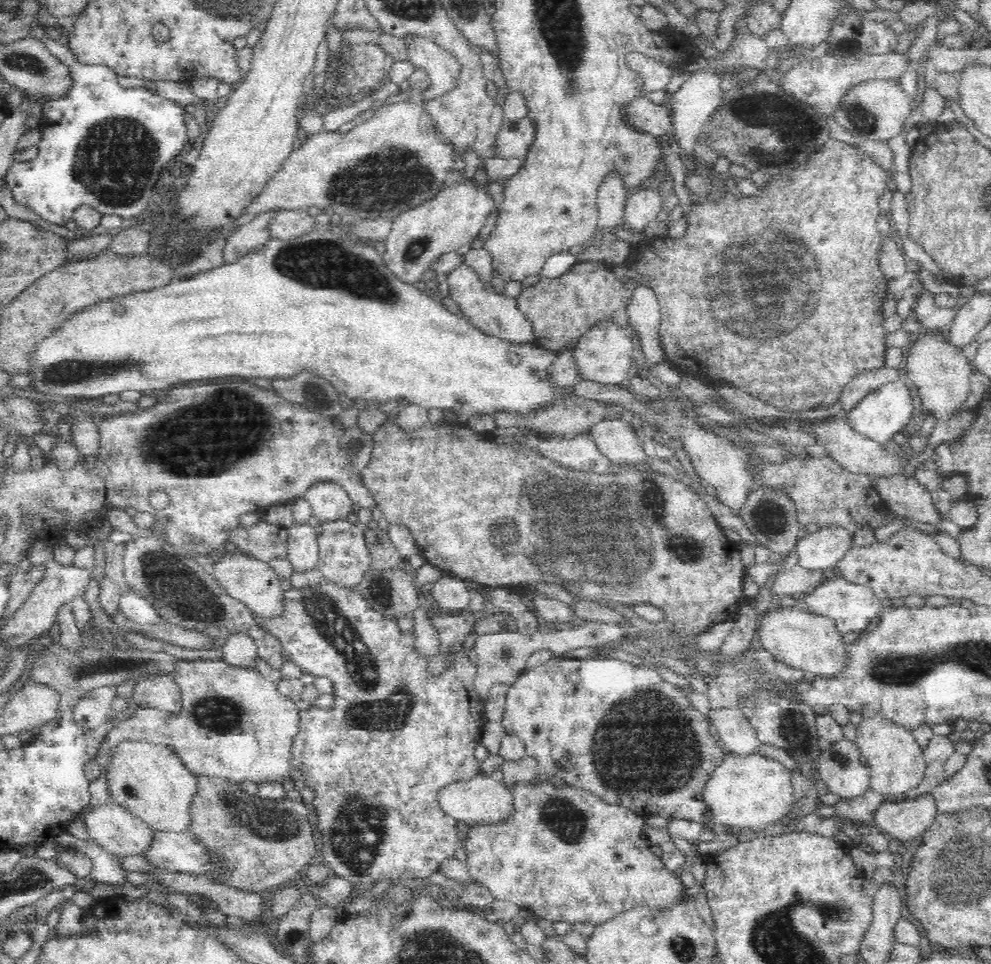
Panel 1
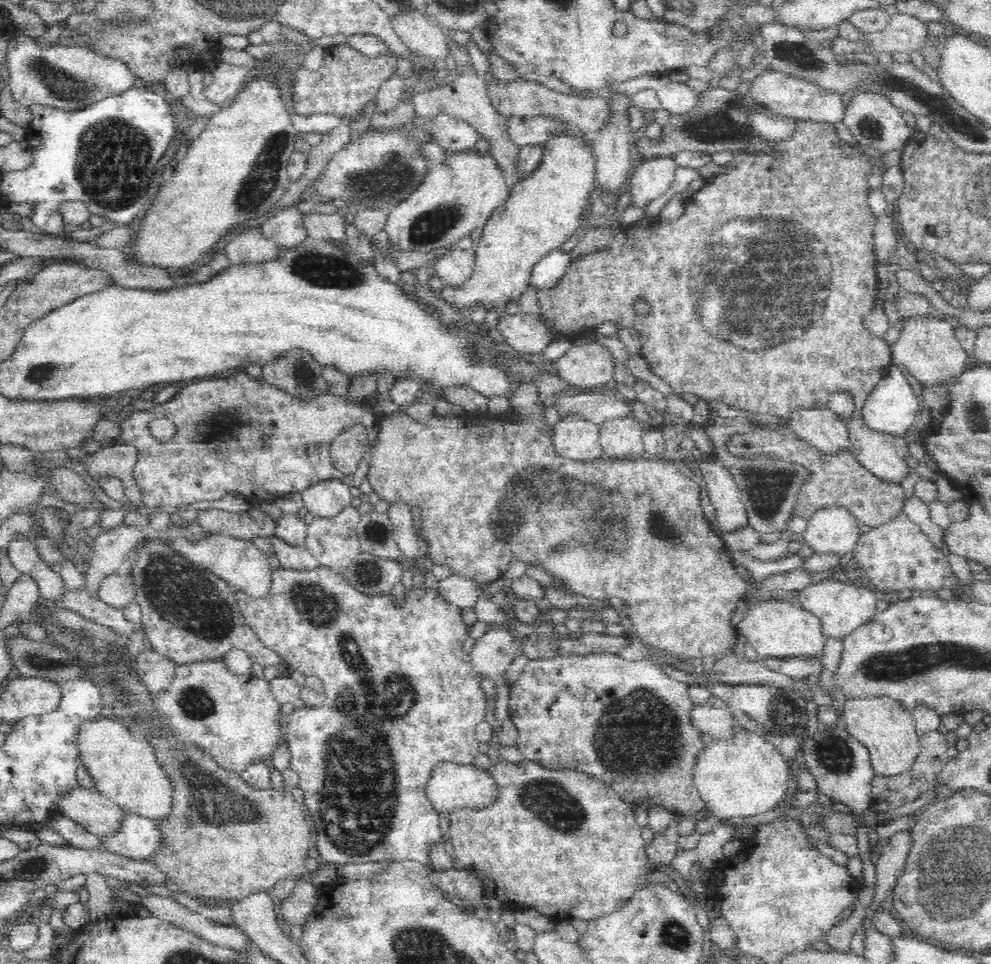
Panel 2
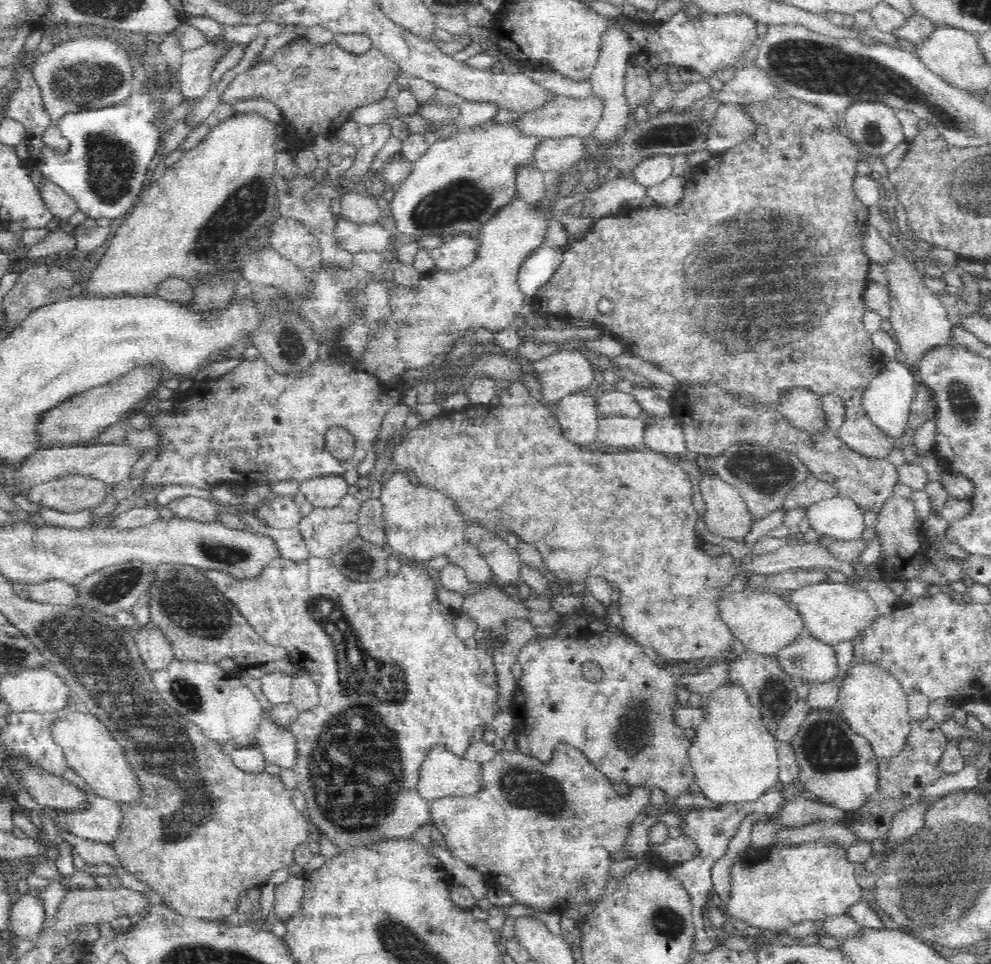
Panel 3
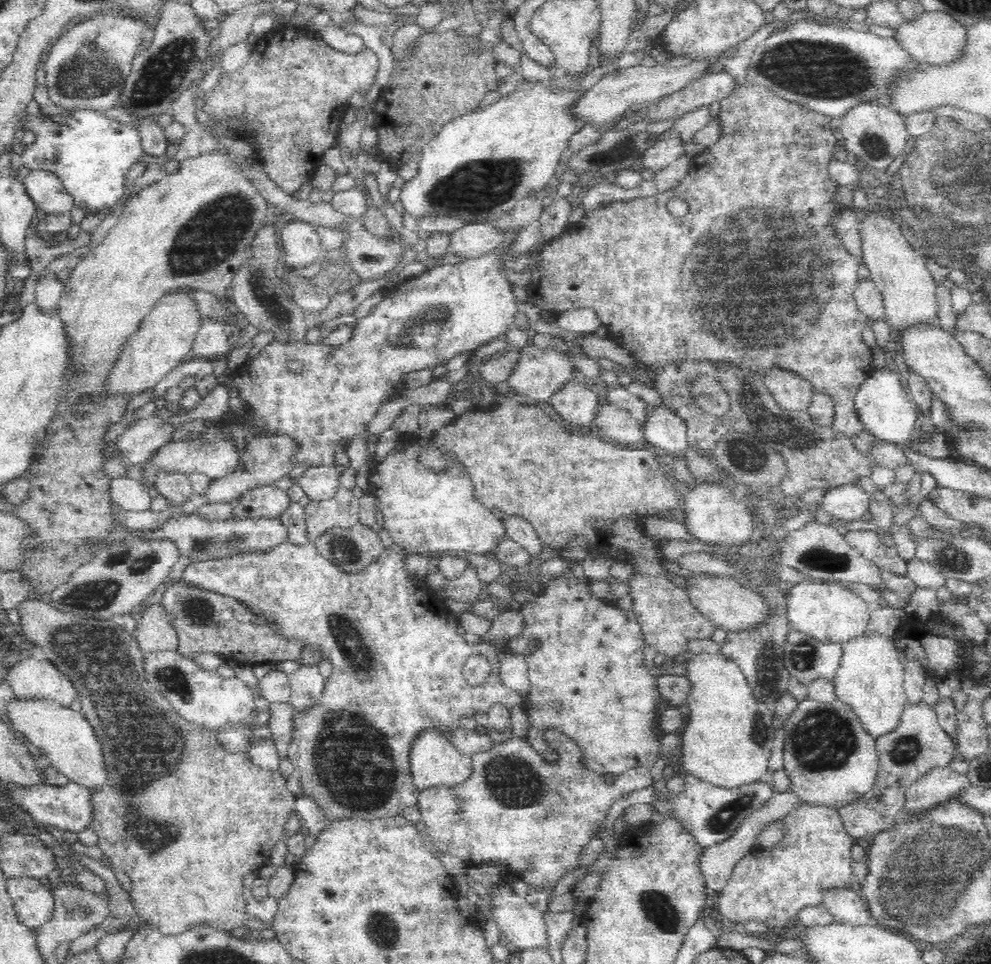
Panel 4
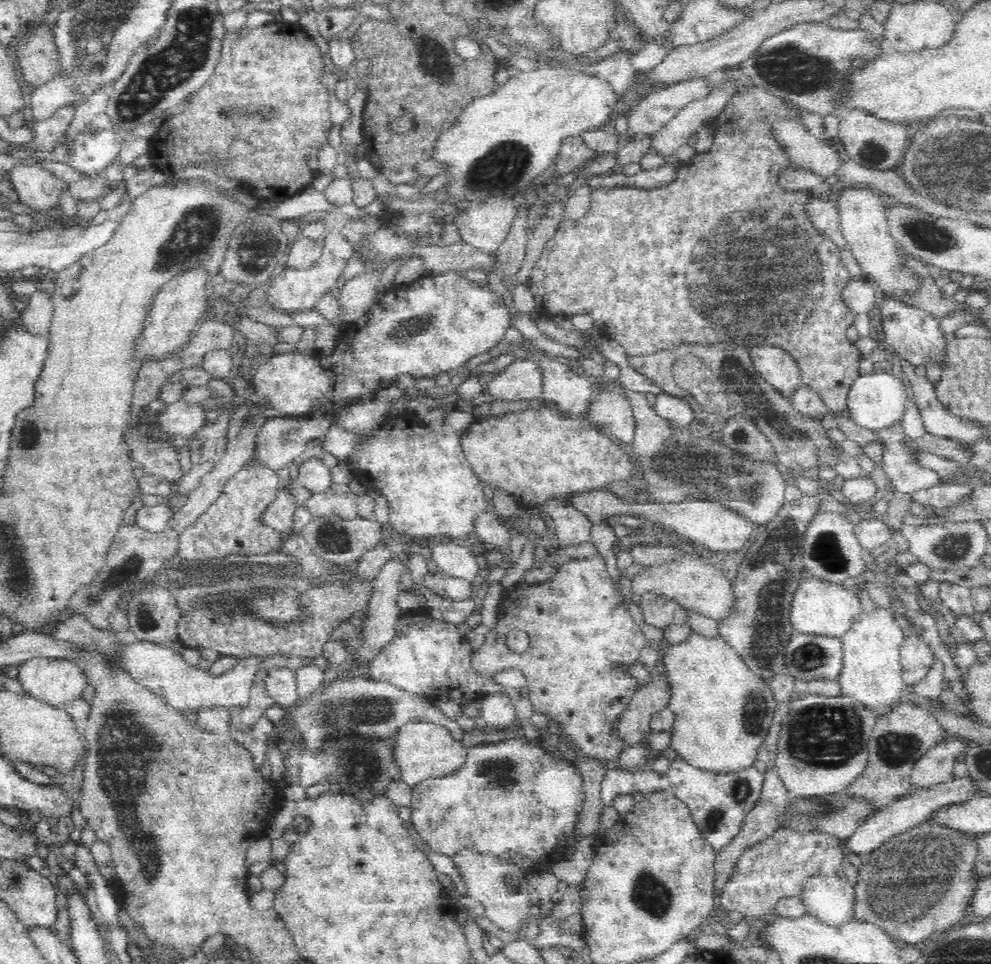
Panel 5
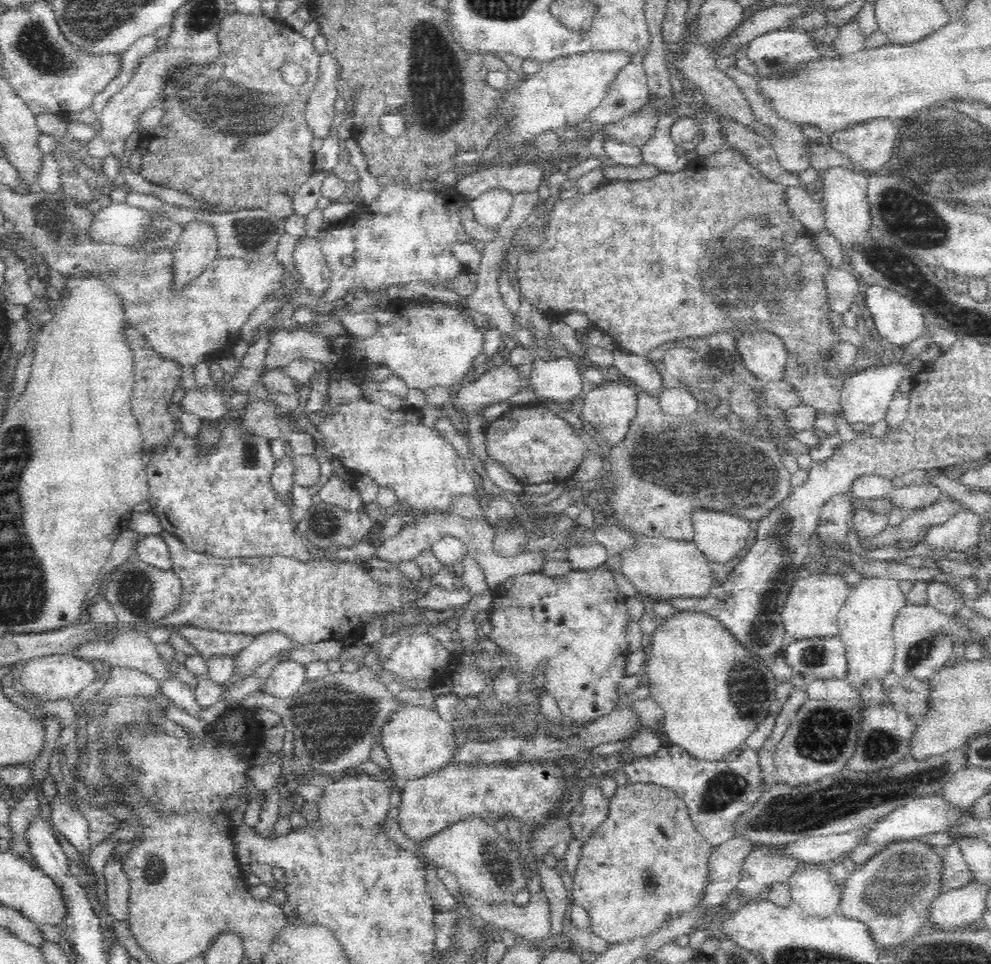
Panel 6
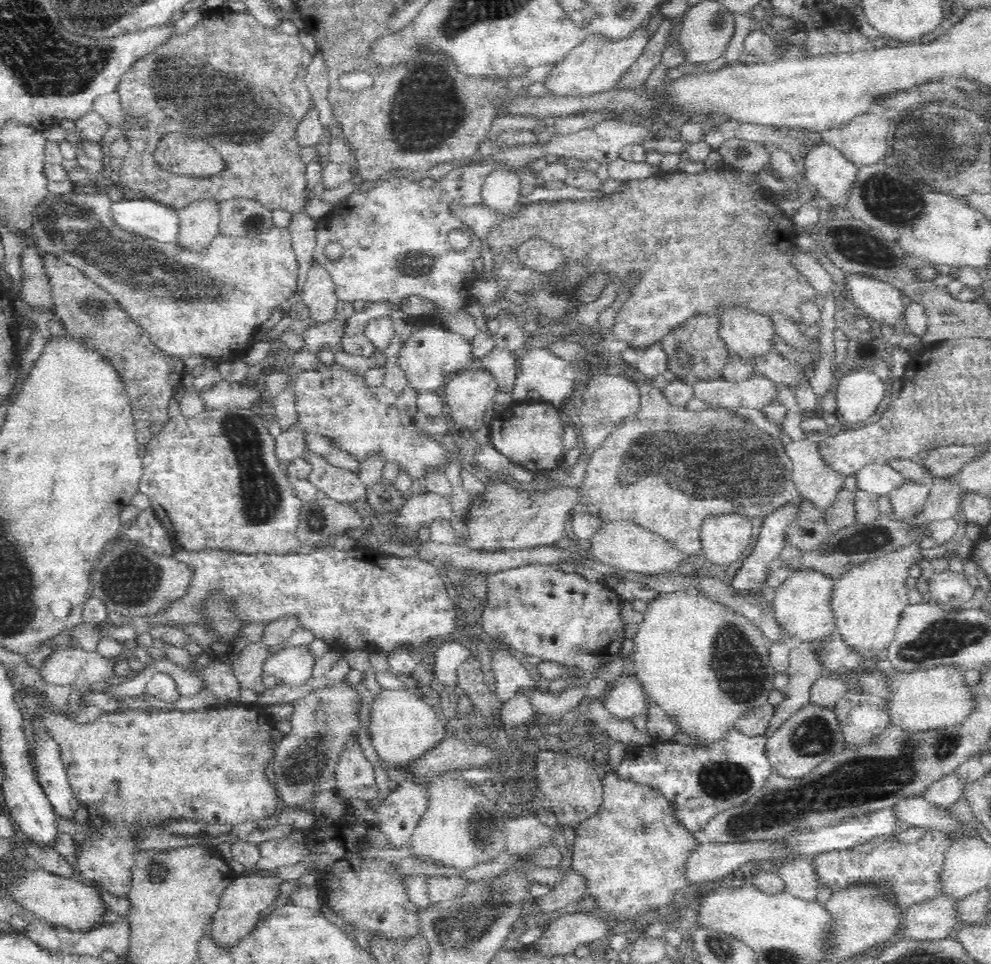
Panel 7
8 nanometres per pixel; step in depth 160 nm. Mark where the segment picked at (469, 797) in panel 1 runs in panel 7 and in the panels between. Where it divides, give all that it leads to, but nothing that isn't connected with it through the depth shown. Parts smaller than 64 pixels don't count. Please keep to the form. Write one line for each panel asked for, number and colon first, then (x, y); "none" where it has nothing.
2: (451, 785)
3: (443, 773)
4: (433, 759)
5: (422, 750)
6: (418, 742)
7: (402, 727)

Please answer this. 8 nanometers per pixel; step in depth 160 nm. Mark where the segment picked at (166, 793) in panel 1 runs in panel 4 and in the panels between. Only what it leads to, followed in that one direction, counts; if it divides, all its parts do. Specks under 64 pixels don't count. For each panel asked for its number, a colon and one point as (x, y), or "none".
2: (123, 769)
3: (87, 747)
4: (67, 741)

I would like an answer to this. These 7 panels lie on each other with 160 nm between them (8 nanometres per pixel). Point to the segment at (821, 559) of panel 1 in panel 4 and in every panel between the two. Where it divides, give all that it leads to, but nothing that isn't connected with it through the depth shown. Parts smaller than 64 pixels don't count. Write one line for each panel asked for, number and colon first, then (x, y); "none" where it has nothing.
2: (834, 530)
3: (839, 518)
4: (847, 503)

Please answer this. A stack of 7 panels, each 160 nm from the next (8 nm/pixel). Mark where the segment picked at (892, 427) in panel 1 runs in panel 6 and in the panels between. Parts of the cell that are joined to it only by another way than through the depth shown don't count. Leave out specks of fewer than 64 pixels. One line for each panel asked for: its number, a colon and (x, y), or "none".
2: (891, 407)
3: (886, 401)
4: (884, 408)
5: (875, 400)
6: (865, 395)

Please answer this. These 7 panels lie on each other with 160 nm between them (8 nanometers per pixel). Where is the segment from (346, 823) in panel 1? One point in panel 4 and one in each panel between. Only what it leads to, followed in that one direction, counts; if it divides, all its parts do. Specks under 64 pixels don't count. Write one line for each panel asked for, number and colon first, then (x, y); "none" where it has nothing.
2: (363, 771)
3: (388, 648)
4: (398, 659)

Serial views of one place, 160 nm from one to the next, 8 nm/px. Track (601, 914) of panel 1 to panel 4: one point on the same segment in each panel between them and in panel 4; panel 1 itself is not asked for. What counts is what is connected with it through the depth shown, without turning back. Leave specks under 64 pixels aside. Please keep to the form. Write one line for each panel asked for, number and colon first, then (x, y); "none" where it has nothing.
2: (560, 841)
3: (546, 832)
4: (527, 814)

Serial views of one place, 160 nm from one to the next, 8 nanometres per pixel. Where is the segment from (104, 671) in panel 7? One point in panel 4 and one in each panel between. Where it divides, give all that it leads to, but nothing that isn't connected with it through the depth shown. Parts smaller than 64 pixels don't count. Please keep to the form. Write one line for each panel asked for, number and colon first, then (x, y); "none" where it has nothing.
4: (30, 678)
5: (56, 682)
6: (53, 677)

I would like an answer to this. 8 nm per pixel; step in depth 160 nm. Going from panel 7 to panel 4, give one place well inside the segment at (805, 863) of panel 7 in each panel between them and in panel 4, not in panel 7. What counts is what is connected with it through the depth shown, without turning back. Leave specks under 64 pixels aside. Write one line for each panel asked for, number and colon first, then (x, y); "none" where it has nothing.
4: (845, 905)
5: (829, 898)
6: (812, 886)

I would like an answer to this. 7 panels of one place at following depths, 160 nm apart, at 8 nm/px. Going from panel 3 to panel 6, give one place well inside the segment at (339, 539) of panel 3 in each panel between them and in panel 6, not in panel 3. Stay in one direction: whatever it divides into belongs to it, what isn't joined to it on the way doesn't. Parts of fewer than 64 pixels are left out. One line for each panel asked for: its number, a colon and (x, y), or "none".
4: (343, 510)
5: (338, 499)
6: (343, 493)

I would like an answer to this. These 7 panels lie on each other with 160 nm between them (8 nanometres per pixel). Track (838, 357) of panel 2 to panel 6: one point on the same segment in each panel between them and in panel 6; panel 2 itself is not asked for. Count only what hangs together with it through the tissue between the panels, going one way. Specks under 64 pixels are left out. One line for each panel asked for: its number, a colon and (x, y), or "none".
3: (778, 226)
4: (759, 199)
5: (647, 265)
6: (714, 247)

